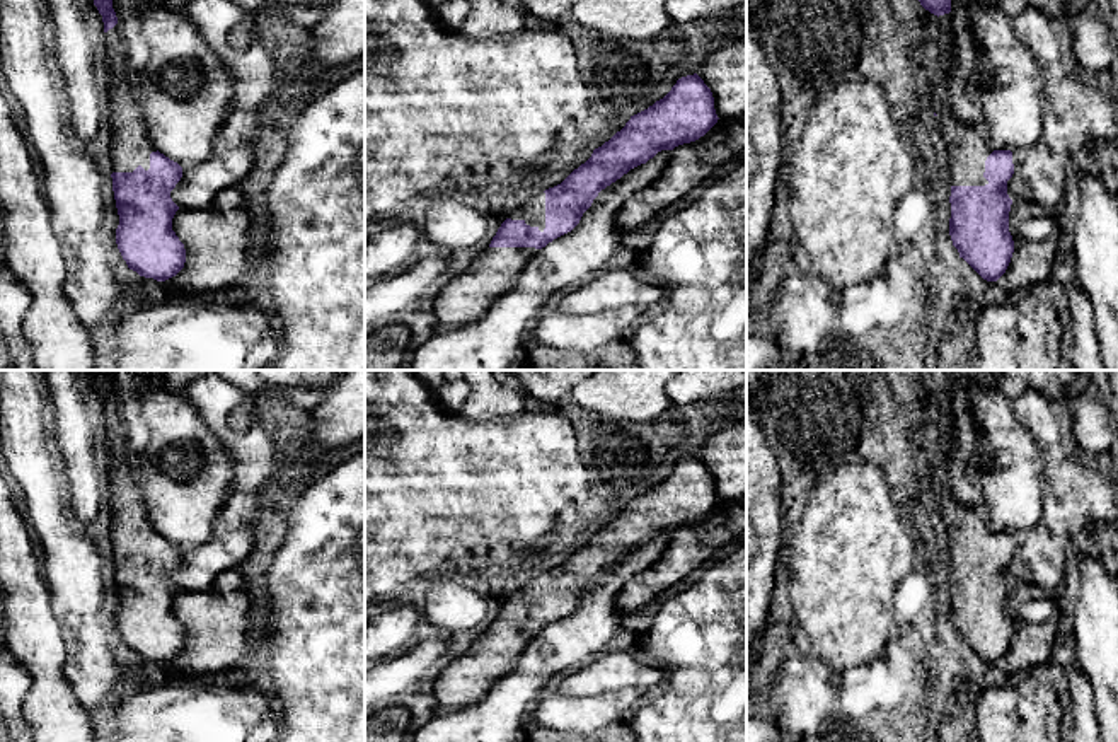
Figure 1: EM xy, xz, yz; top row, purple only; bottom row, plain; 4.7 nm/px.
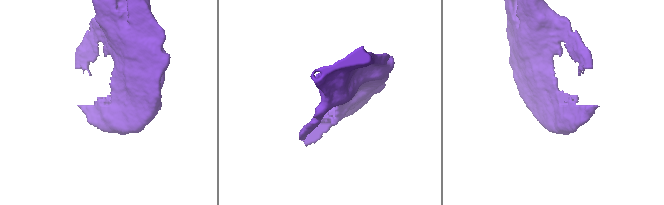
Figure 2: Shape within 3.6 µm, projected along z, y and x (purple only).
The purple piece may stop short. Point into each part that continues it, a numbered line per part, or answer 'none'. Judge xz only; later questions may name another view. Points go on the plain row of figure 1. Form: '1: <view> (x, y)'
1: xz (534, 594)

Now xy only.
1: xy (130, 524)

